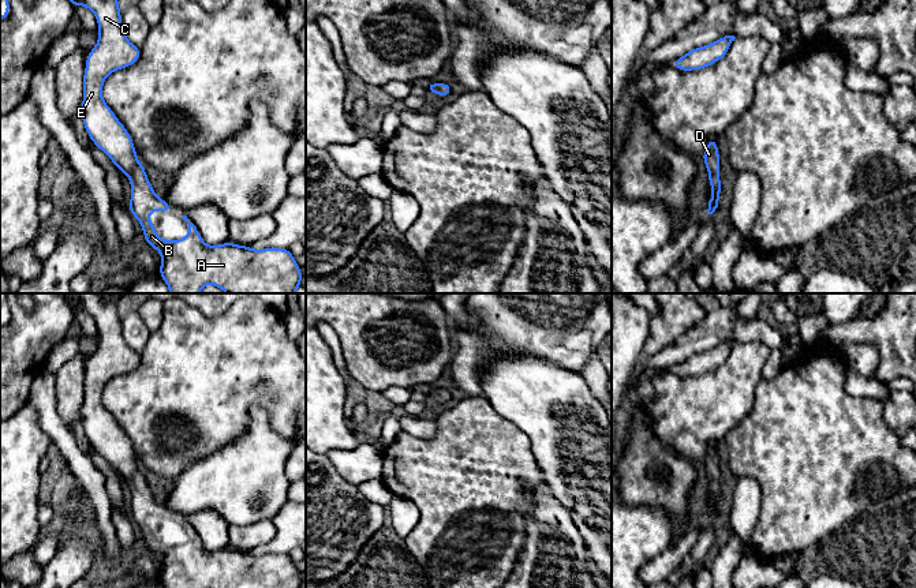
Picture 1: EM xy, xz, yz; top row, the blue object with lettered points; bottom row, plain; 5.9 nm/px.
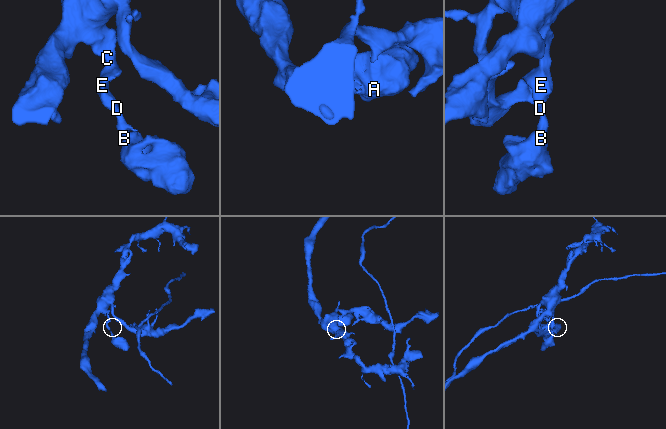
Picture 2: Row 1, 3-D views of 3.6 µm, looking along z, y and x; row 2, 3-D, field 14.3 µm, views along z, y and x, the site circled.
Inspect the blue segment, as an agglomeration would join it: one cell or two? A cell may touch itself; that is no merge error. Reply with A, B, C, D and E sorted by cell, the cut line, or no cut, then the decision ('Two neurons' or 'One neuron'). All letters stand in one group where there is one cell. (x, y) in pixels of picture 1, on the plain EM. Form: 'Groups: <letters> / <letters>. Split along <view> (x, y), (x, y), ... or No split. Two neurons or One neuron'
Groups: A B C D E. No split. One neuron

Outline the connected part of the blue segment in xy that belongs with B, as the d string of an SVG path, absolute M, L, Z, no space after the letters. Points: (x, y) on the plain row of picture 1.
M104 293L61 295L72 312L85 311L97 323L100 341L98 348L86 363L81 423L93 449L111 464L121 479L128 482L132 497L128 514L141 528L149 553L158 555L161 559L161 572L158 576L161 584L165 588L302 588L302 574L287 554L253 555L250 551L239 551L231 547L218 551L206 551L197 532L187 525L187 521L182 523L188 528L188 540L186 543L165 547L156 539L154 529L149 525L149 518L156 516L171 518L173 513L154 499L146 482L145 471L141 471L138 467L131 441L102 405L105 383L117 375L132 371L141 362L141 353L131 349L123 337L123 319L119 315L117 307L117 302L123 295L116 295L109 302L104 300Z

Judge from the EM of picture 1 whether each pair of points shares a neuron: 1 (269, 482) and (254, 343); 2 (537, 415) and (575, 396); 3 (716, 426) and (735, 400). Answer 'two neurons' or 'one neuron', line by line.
1: two neurons
2: one neuron
3: one neuron

